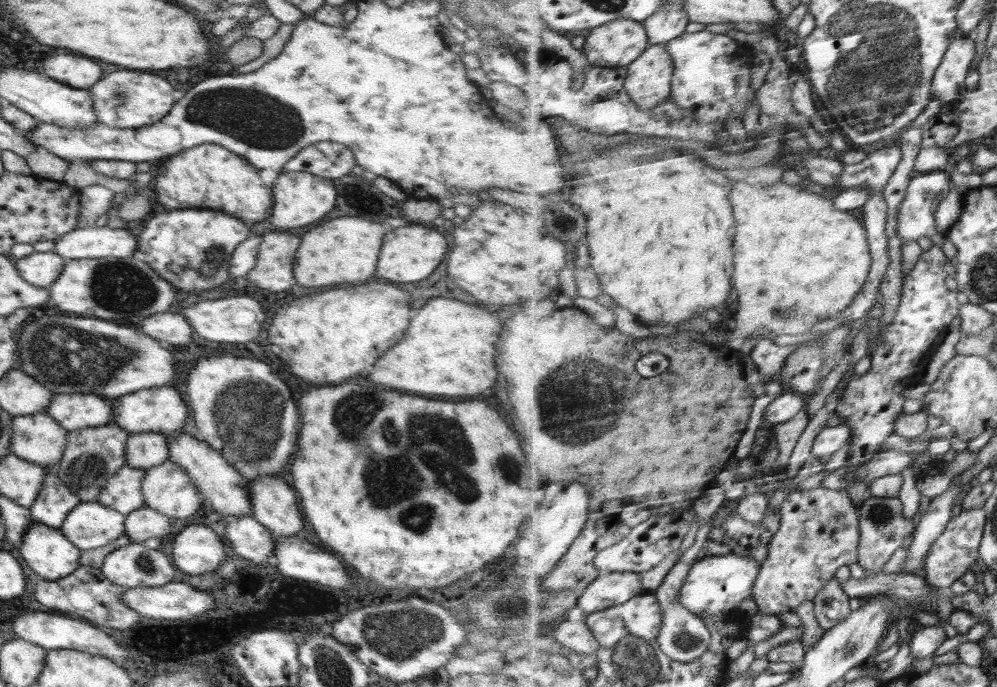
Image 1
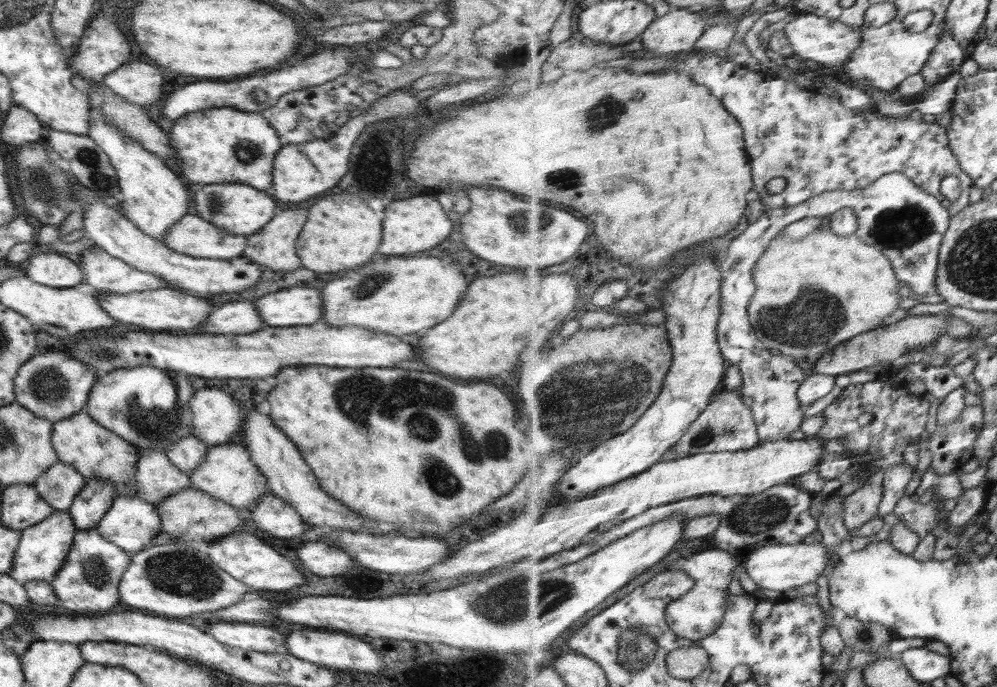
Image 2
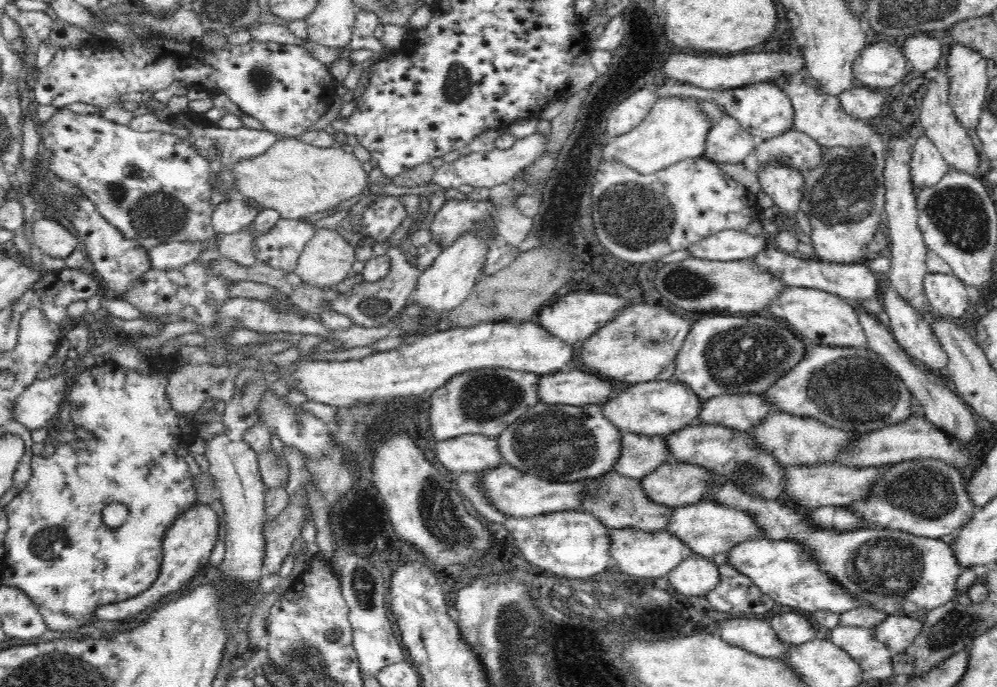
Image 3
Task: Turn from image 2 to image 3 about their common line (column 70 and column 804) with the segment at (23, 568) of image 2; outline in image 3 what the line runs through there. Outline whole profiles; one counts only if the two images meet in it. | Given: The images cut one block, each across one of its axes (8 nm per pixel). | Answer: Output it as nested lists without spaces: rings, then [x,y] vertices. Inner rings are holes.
[[[715,476],[708,500],[740,509],[752,516],[772,540],[796,540],[806,549],[820,567],[840,584],[841,588],[860,600],[863,606],[884,611],[892,616],[915,617],[924,622],[928,612],[952,601],[955,584],[963,572],[954,549],[942,539],[916,536],[889,528],[860,528],[852,532],[836,532],[816,527],[810,517],[800,515],[791,506],[778,500],[766,500],[746,495],[736,483]]]

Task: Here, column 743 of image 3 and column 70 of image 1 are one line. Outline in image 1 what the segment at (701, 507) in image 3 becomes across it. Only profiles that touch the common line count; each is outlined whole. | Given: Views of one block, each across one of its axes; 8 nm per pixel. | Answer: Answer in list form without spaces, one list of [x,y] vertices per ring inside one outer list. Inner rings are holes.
[[[81,500],[62,520],[59,532],[64,534],[78,550],[85,551],[106,546],[106,544],[110,544],[110,542],[122,536],[125,530],[123,526],[124,520],[123,514],[112,510],[112,508],[102,506],[97,500],[92,502]]]

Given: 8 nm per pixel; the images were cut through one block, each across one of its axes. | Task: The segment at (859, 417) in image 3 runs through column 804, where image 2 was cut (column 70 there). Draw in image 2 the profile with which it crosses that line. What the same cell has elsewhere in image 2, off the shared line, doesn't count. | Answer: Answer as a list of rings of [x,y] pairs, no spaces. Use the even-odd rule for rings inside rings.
[[[60,349],[34,355],[22,364],[14,377],[15,401],[36,416],[53,423],[82,411],[99,375],[81,360]]]

